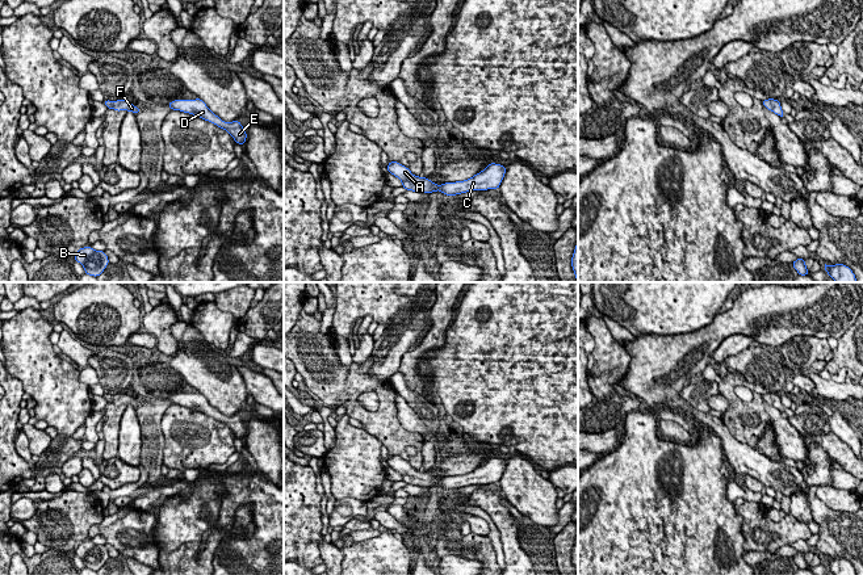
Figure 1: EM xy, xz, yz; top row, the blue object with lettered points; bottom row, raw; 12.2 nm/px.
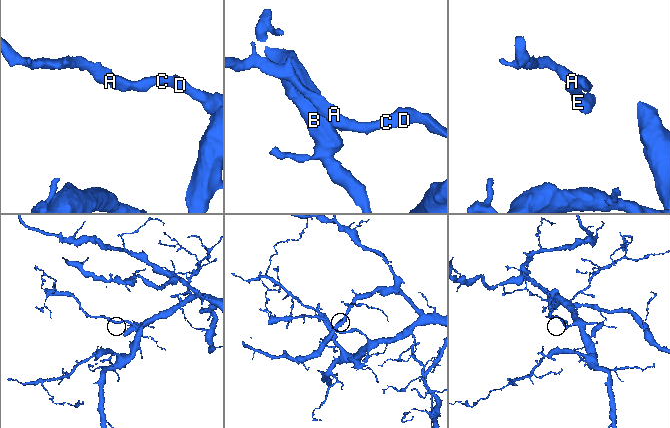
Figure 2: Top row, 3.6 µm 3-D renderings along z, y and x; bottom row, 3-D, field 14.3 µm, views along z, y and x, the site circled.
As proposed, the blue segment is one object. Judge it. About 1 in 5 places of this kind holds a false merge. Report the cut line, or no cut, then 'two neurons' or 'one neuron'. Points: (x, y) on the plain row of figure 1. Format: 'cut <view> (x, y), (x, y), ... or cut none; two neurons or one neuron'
cut none; one neuron

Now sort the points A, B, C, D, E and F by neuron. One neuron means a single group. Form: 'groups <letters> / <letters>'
groups A B C D E F

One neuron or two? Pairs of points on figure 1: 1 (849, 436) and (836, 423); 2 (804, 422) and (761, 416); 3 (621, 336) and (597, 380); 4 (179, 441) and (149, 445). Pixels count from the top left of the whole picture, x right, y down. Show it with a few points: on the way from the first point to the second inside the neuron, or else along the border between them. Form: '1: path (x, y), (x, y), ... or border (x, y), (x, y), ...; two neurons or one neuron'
1: path (846, 433), (838, 425); one neuron
2: border (787, 419), (807, 439); two neurons
3: border (600, 317), (619, 343); two neurons
4: border (164, 412), (160, 420), (163, 436), (162, 464); two neurons

